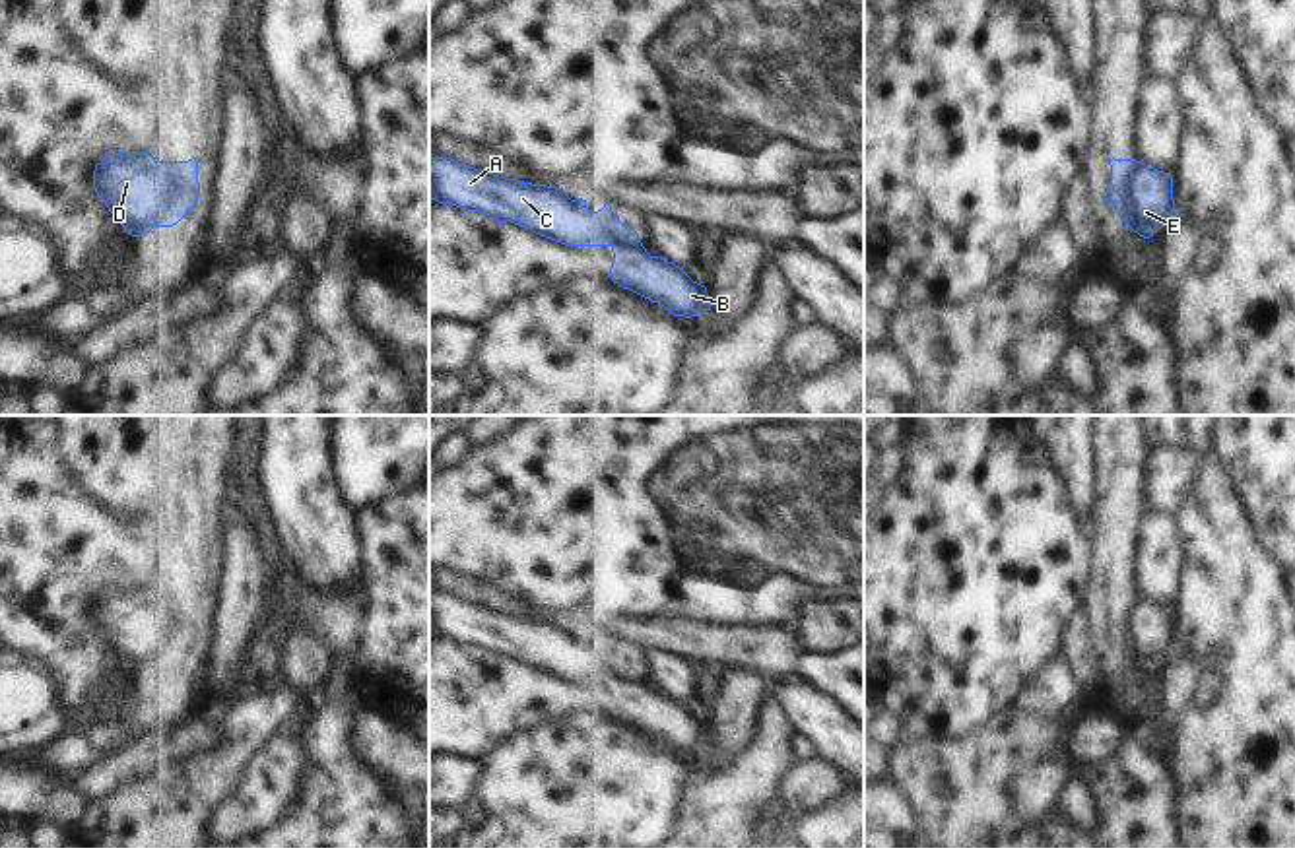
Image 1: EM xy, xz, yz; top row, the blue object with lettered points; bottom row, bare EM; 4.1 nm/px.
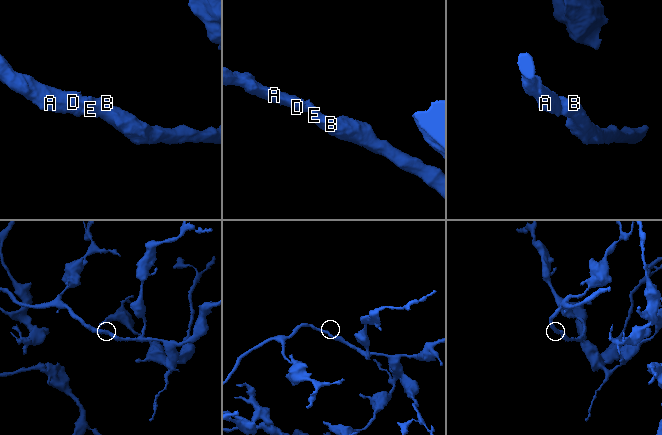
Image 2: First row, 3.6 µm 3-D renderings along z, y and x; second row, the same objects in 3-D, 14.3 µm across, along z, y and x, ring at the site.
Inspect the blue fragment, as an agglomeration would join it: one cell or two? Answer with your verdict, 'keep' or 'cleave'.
keep

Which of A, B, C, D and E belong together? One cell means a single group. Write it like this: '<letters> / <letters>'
A B C D E

